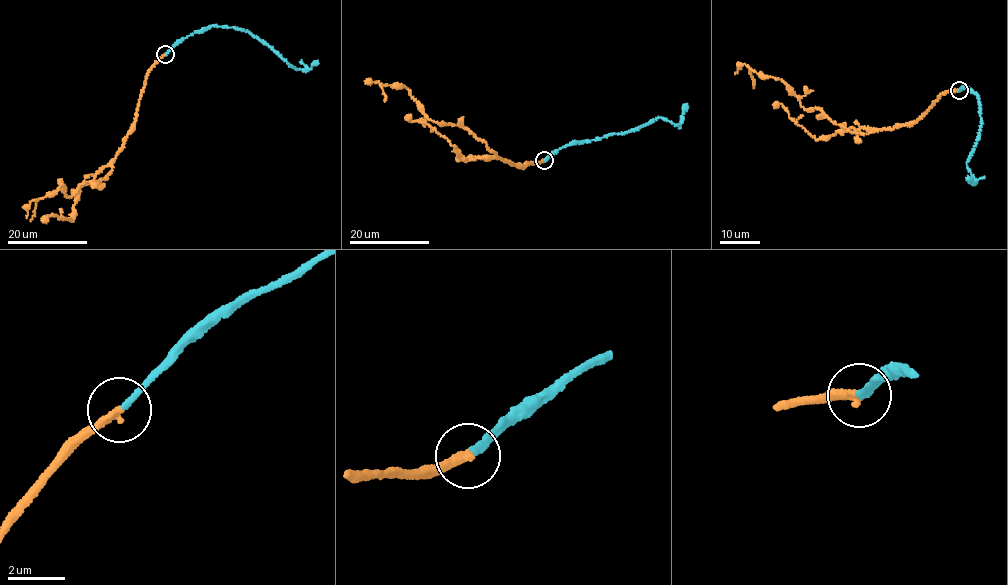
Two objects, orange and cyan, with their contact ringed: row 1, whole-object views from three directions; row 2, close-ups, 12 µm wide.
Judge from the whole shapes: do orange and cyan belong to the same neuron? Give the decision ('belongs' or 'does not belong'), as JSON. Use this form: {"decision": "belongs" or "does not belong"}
{"decision": "belongs"}

